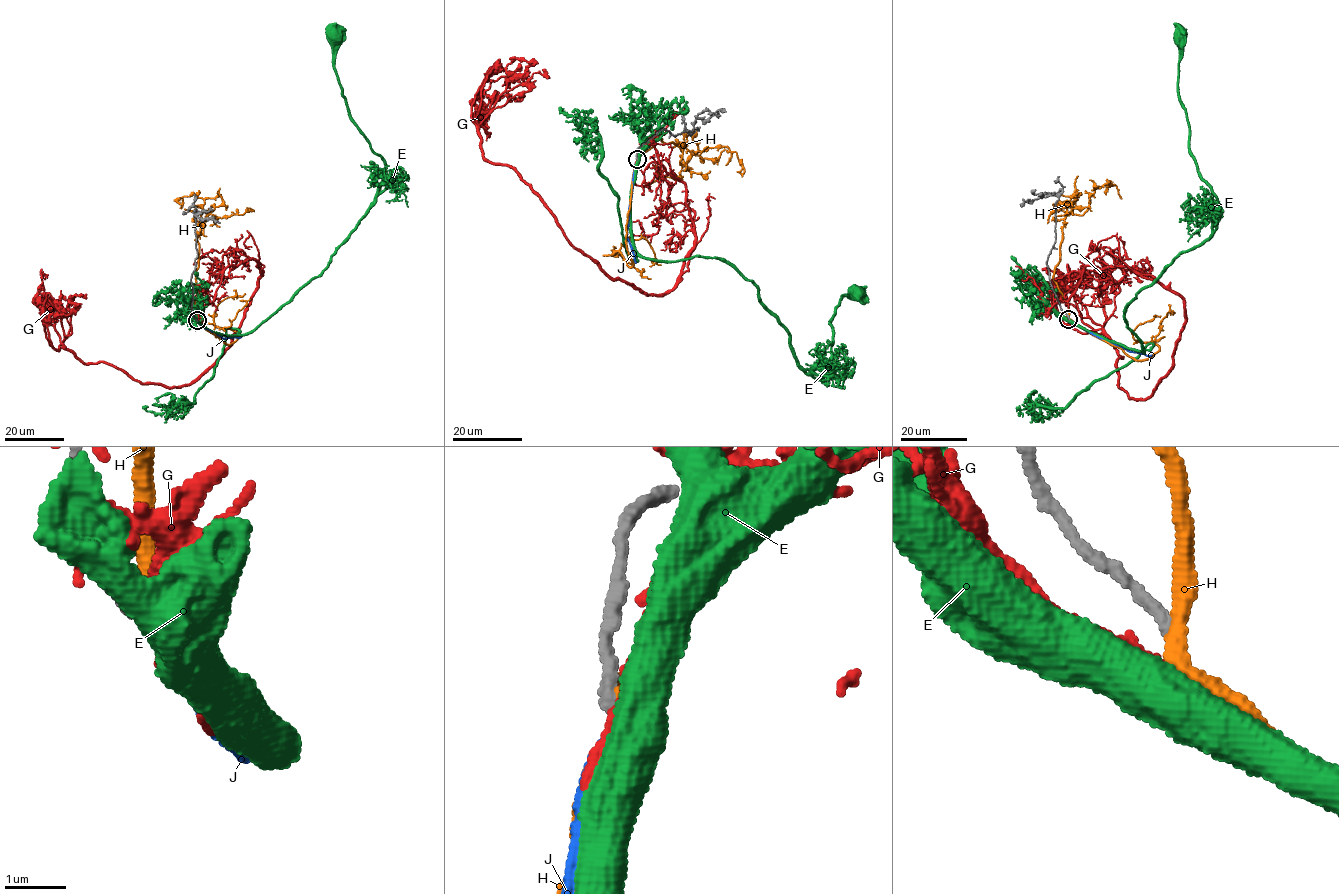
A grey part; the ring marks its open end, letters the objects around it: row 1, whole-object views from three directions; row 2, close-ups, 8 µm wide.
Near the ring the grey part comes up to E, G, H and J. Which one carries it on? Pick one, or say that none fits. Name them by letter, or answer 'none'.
J

